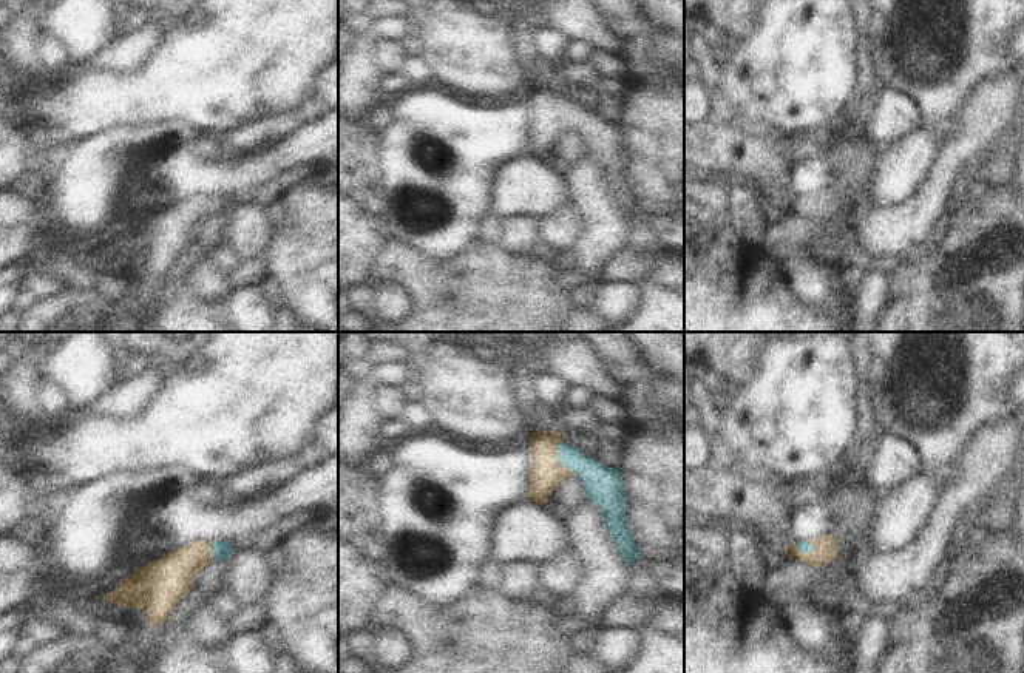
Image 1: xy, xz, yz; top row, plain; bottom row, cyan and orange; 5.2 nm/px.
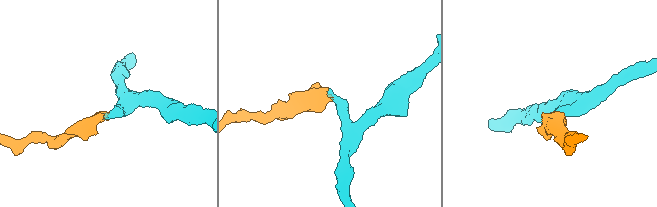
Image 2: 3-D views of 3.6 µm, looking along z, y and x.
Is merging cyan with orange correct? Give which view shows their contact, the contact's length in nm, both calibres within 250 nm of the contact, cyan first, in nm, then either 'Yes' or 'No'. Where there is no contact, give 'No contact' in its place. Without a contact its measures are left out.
Touches cyan in xz. Shared border 190 nm. Thickness 170 nm (cyan) against 170 nm. Yes

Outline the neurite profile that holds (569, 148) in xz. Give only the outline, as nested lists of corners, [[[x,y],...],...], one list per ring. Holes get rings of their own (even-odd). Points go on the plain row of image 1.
[[[565,131],[554,142],[553,148],[548,151],[548,162],[562,174],[585,154],[585,142],[582,136],[575,131]]]

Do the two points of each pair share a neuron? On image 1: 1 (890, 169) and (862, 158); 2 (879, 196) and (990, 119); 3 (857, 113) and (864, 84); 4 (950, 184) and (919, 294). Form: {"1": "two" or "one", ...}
{"1": "two", "2": "two", "3": "one", "4": "two"}

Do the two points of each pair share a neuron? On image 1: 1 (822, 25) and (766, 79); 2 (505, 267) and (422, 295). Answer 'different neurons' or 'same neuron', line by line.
1: same neuron
2: same neuron

